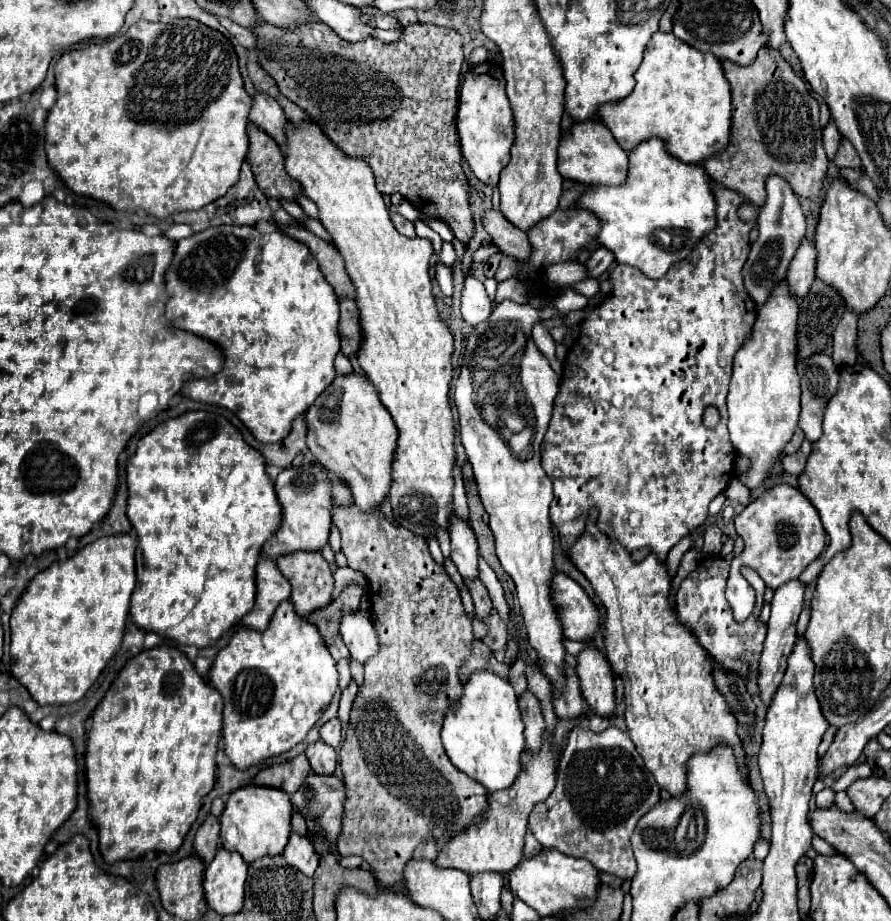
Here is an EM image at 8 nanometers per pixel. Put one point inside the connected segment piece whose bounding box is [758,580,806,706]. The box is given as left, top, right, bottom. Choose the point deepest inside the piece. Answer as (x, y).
(787, 604)

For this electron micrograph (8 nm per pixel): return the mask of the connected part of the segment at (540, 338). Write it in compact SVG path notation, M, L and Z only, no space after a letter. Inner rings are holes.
M541 320L538 321L532 328L532 339L538 349L549 360L551 368L556 372L556 374L562 375L564 365L562 362L560 365L560 361L557 361L556 359L556 343Z

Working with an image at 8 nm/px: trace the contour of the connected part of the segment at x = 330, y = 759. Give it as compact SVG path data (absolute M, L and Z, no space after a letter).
M314 742L314 744L308 744L306 748L306 758L310 762L310 768L314 774L332 774L336 764L338 764L338 758L336 758L336 750L324 742Z

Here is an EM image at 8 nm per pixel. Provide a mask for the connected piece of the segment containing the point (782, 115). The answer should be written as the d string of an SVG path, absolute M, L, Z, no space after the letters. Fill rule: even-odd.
M760 48L750 66L720 60L724 76L732 88L732 140L720 156L704 162L706 172L722 186L740 192L756 206L766 202L764 182L770 174L786 178L800 198L816 198L824 184L828 158L822 148L822 126L818 122L818 102L806 84L794 74L778 50Z

